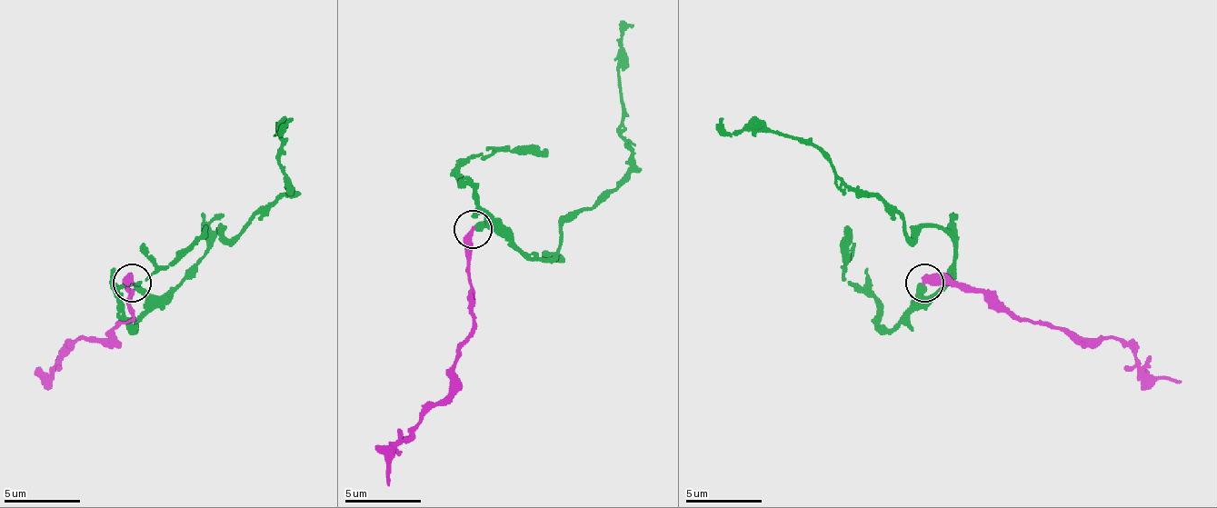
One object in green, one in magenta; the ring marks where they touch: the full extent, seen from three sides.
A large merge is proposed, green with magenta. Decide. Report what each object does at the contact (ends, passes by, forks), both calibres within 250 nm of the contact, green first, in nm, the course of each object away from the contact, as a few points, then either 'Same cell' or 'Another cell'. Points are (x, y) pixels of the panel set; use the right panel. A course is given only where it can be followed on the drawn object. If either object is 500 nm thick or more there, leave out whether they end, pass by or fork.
At the ring green ends. At the ring magenta ends. Thickness 320 nm (green) against 440 nm. Course of green: (923, 285), (932, 297), (946, 282), (954, 244), (939, 228), (912, 240), (809, 144), (728, 133), (721, 117). Course of magenta: (923, 282), (973, 285), (1027, 316), (1084, 339), (1119, 339), (1150, 373), (1180, 382). Another cell

